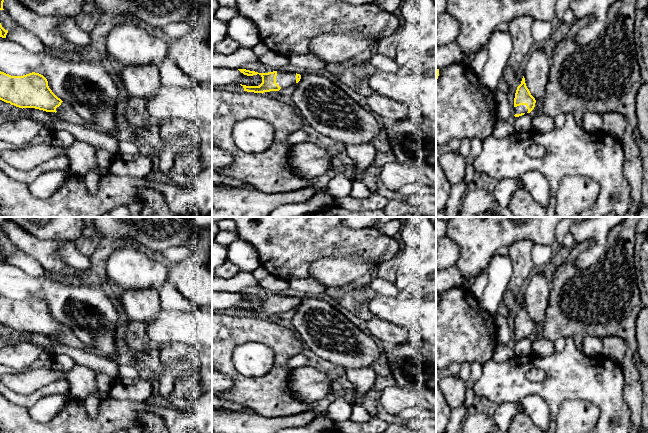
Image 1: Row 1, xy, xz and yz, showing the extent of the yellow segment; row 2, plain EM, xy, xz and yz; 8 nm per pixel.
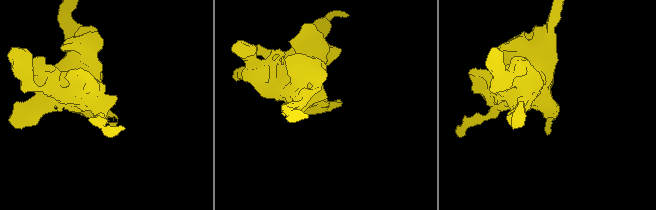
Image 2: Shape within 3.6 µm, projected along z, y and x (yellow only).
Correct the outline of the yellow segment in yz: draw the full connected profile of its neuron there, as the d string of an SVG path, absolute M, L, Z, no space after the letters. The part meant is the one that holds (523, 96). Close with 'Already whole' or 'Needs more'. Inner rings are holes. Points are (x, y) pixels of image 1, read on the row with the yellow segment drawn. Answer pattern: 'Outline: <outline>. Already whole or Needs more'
Outline: M523 76L521 84L517 87L514 98L515 117L530 113L535 107L536 100L526 86Z. Needs more

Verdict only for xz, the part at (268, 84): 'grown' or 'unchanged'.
grown

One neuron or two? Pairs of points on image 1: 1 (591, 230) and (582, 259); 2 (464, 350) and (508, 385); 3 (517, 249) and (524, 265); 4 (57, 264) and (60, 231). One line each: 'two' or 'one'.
1: one
2: two
3: one
4: two

